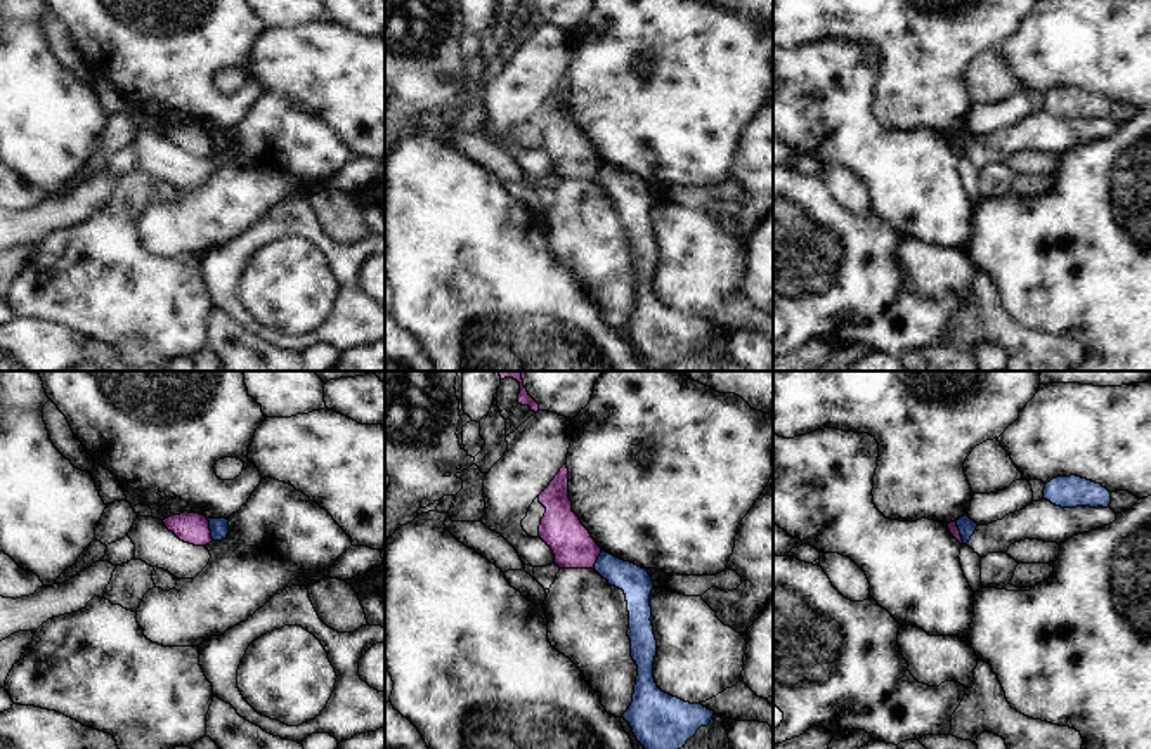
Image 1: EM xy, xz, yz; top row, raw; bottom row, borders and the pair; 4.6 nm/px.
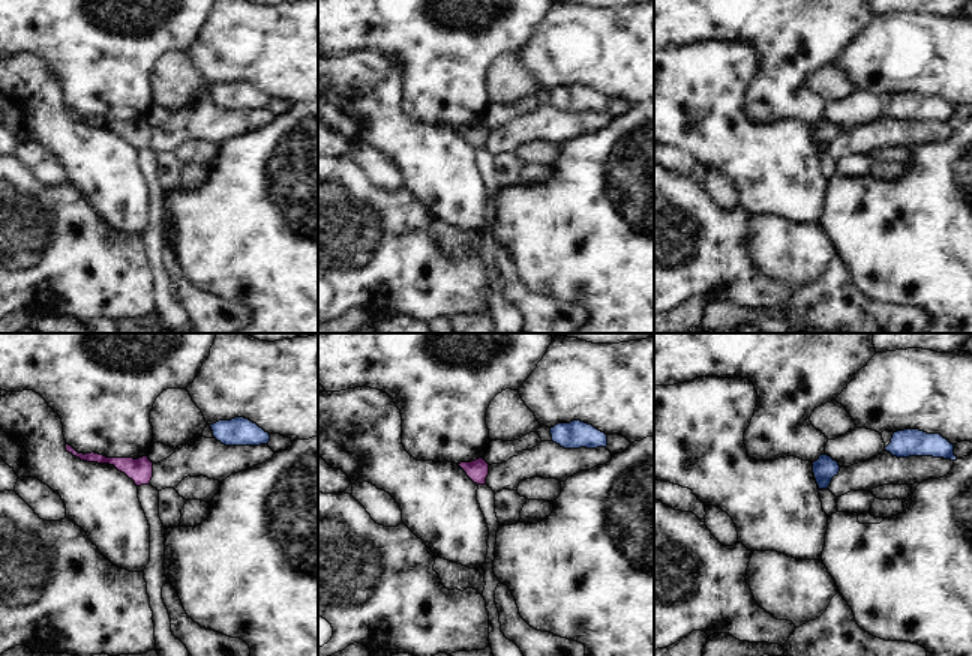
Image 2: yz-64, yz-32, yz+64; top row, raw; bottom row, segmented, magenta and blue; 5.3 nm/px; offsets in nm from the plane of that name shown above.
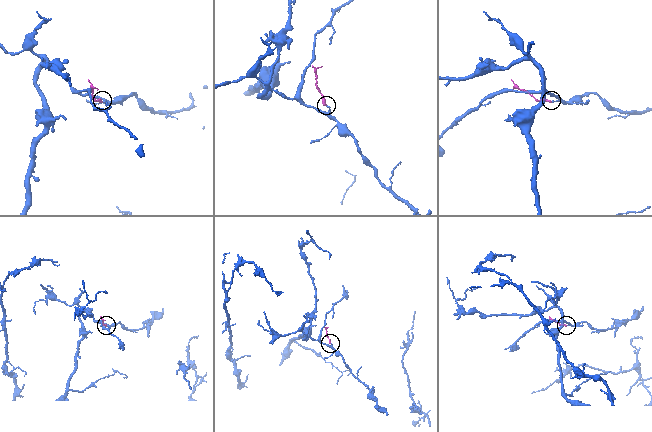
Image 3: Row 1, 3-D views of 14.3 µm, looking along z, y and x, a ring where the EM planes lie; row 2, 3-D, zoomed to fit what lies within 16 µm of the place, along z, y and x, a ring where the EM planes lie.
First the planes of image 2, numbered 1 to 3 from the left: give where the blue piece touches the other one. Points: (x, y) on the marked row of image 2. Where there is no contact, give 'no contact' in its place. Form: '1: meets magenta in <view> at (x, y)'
1: no contact
2: no contact
3: no contact

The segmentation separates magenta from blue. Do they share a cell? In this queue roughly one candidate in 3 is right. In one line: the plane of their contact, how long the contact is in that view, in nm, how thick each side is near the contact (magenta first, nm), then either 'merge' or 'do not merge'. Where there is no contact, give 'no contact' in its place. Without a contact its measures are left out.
xy | 110 nm | 140/90 nm | do not merge

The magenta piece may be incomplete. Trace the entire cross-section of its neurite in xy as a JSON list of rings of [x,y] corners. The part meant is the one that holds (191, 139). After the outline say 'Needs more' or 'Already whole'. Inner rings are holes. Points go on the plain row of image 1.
[[[184,123],[165,130],[163,135],[184,154],[206,158],[213,153],[210,134],[205,127]]]. Already whole

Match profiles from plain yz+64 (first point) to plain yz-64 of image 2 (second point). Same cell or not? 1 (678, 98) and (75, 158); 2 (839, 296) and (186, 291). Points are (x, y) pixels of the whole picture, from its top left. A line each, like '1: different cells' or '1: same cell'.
1: same cell
2: same cell

